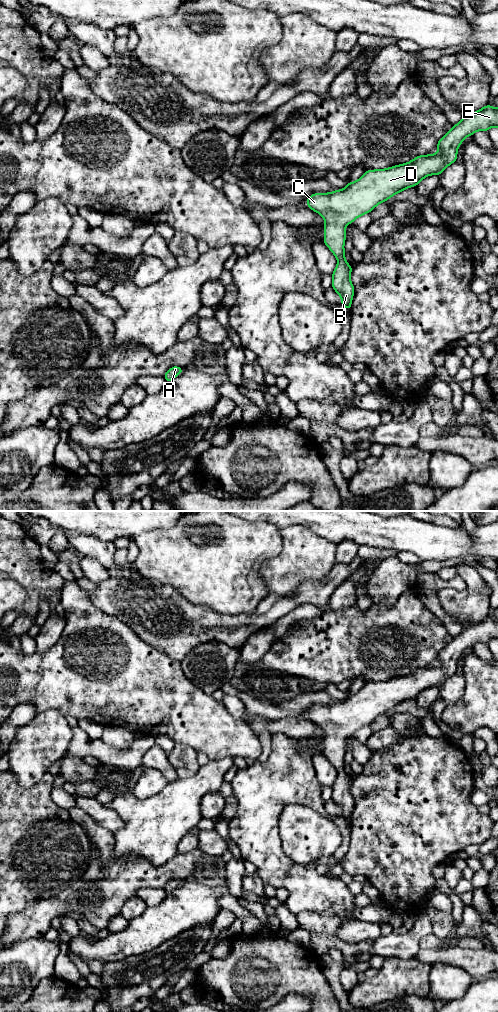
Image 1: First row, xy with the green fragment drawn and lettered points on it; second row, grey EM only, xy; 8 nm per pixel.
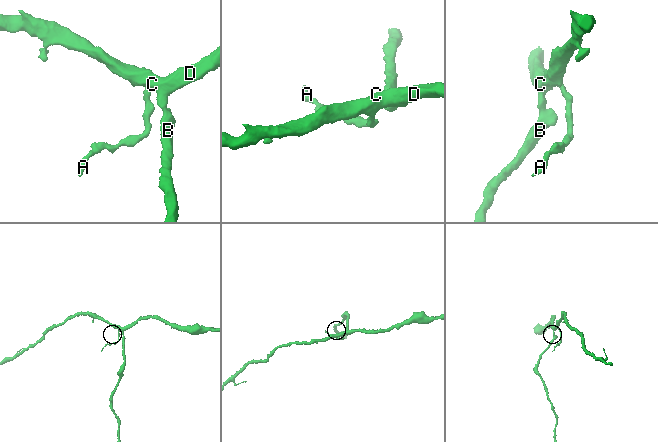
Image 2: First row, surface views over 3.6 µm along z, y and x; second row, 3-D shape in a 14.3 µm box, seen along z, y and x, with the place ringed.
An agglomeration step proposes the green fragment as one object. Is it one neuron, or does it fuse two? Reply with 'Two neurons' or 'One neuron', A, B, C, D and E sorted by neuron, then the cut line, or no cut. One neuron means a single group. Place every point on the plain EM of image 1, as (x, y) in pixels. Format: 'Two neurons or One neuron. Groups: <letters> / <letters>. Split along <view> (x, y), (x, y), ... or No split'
One neuron. Groups: A B C D E. No split

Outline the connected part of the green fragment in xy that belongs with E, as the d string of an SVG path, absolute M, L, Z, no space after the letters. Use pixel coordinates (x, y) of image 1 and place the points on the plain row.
M487 616L480 622L462 629L461 633L438 652L437 666L419 667L408 675L396 677L386 681L366 682L355 694L348 694L341 702L329 705L314 705L306 713L306 717L320 726L325 733L324 756L337 770L337 778L332 785L332 800L341 809L341 817L348 823L354 808L354 798L350 792L352 779L345 771L344 755L346 752L345 739L353 735L358 729L370 725L378 716L387 713L395 706L410 699L416 699L429 687L440 687L446 679L456 674L457 662L464 651L473 647L476 643L488 643L491 639L498 639L498 619L494 620Z

